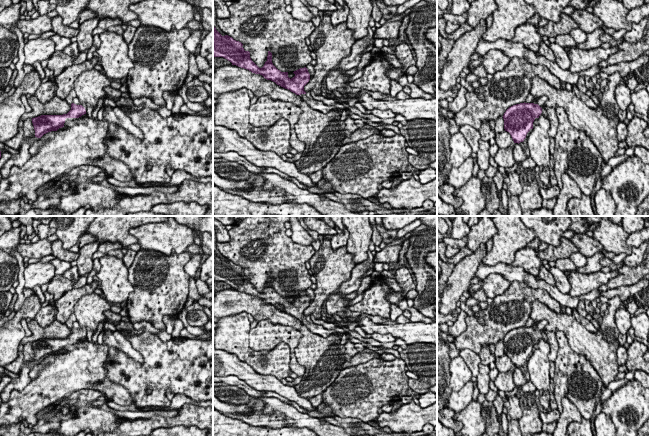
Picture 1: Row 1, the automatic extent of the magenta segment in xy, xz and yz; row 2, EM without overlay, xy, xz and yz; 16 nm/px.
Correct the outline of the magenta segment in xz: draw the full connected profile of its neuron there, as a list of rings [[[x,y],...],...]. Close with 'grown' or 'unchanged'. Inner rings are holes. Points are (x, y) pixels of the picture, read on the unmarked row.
[[[213,251],[213,280],[223,281],[230,285],[232,289],[247,293],[255,298],[262,299],[265,303],[275,306],[277,309],[290,314],[299,319],[302,325],[305,325],[312,333],[324,338],[330,335],[337,335],[341,338],[342,334],[334,329],[326,329],[322,325],[315,324],[310,317],[304,315],[304,310],[310,304],[310,298],[306,291],[300,292],[293,297],[293,302],[288,301],[288,296],[281,296],[272,287],[272,277],[268,275],[267,285],[262,292],[259,292],[250,282],[250,276],[245,275],[243,268],[234,264],[232,261],[222,260],[215,251]]]; grown

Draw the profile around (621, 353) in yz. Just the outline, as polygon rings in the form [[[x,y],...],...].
[[[619,345],[617,348],[617,352],[616,352],[616,356],[617,356],[617,363],[619,366],[622,366],[625,364],[628,355],[627,355],[627,350],[624,347],[624,345]]]

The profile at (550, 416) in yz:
[[[558,409],[540,412],[540,418],[541,418],[542,423],[549,424],[549,423],[556,422],[559,416],[560,416],[560,412],[558,411]]]

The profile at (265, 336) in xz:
[[[269,320],[258,321],[255,328],[249,331],[249,346],[254,351],[271,351],[279,343],[286,343],[291,351],[290,369],[297,377],[305,373],[305,367],[301,366],[295,356],[295,348],[299,344],[302,334],[290,326],[273,324]]]

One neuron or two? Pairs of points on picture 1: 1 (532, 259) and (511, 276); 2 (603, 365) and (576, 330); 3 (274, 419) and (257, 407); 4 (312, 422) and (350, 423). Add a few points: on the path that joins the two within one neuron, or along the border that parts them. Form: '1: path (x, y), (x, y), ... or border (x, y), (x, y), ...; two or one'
1: border (510, 264), (521, 267), (535, 276); two
2: path (600, 356), (583, 339); one
3: path (269, 419), (265, 419), (258, 412); one
4: border (327, 420), (335, 425); two

